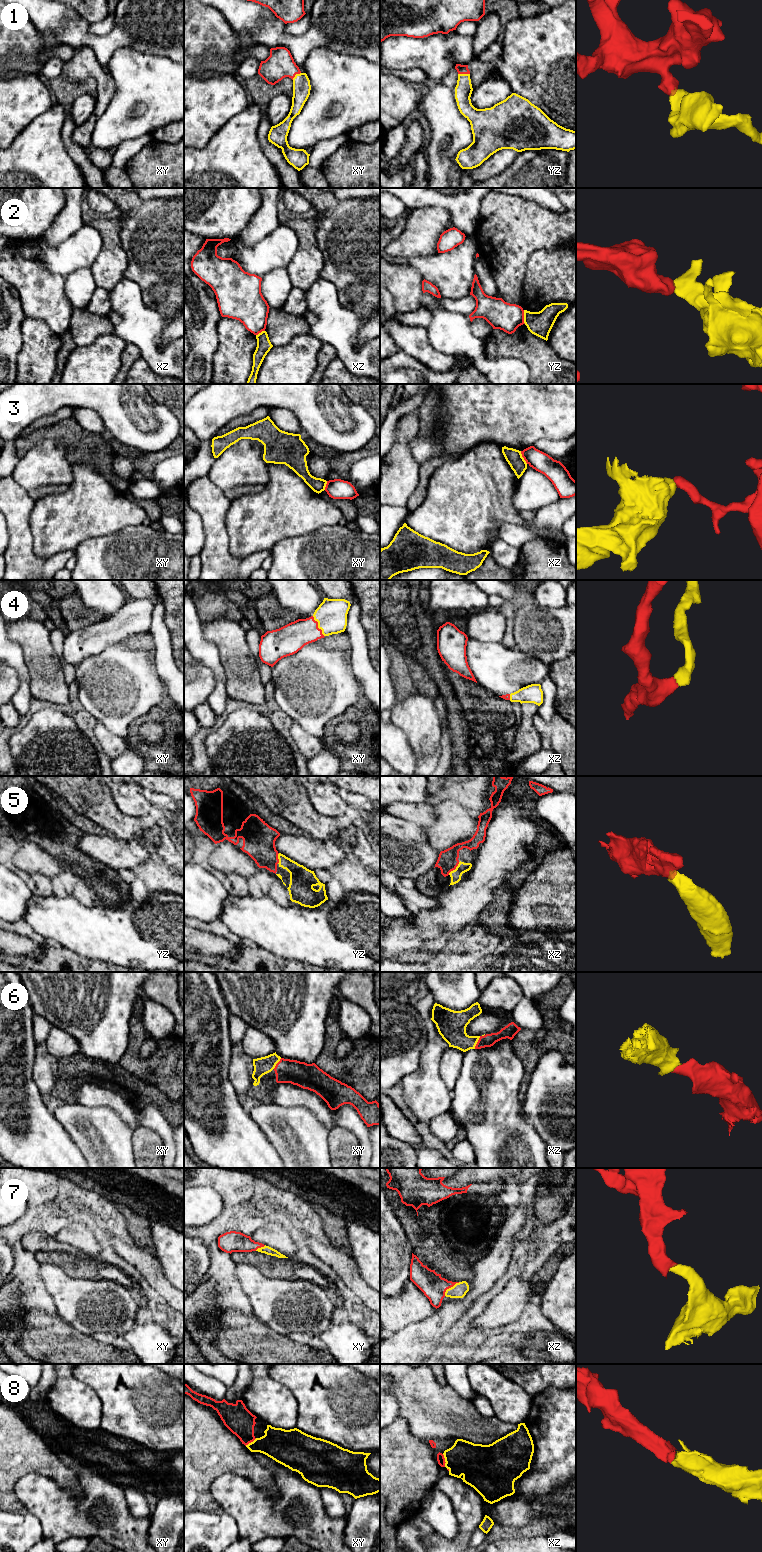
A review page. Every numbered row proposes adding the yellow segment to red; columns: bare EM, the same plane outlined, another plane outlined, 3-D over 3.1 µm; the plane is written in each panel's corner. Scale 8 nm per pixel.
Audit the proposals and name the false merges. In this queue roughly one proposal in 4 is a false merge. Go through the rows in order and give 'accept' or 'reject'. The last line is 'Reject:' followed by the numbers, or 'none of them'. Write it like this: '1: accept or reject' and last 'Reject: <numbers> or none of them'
1: accept
2: reject
3: reject
4: accept
5: accept
6: accept
7: accept
8: accept
Reject: 2, 3

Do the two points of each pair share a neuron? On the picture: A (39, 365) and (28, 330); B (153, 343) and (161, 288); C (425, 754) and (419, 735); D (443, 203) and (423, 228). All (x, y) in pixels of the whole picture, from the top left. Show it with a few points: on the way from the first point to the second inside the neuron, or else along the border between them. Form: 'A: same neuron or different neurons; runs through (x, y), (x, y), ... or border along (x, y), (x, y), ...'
A: same neuron; runs through (39, 356), (39, 341), (37, 339)
B: different neurons; border along (141, 295), (147, 307), (167, 319), (162, 335)
C: same neuron; runs through (425, 749), (424, 740)
D: different neurons; border along (416, 208), (444, 208), (454, 225)

